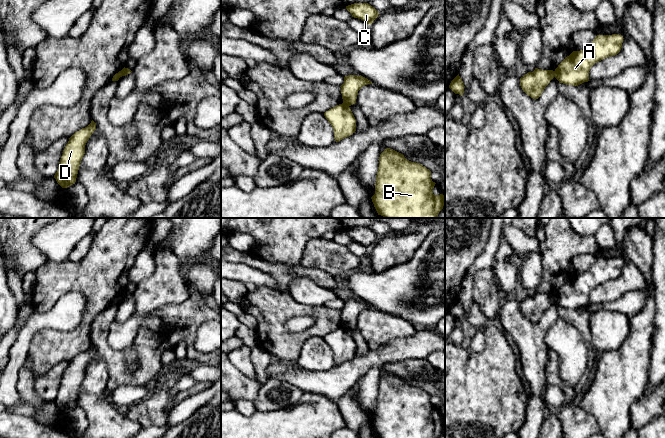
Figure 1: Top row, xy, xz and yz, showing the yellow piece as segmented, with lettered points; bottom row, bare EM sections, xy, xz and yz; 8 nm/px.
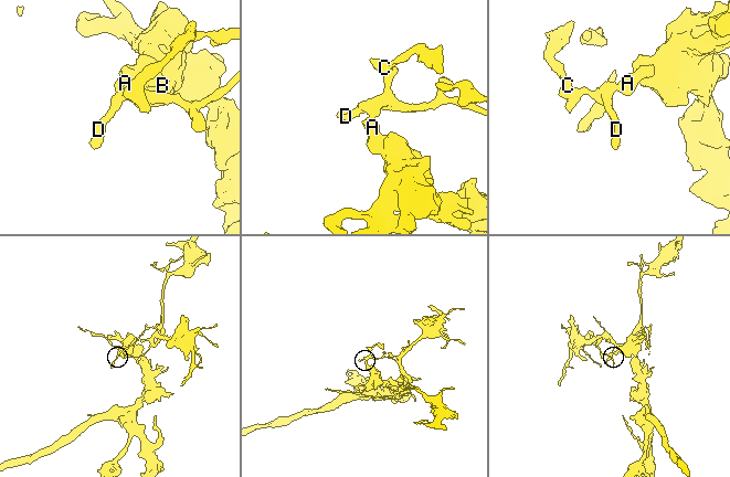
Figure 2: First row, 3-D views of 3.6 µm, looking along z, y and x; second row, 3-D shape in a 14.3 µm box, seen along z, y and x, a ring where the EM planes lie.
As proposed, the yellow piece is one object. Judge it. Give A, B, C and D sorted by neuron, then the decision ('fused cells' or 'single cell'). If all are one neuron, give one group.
A B / C D | fused cells

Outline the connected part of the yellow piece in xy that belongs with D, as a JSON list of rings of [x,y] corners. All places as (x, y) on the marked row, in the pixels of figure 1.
[[[91,123],[75,132],[66,144],[60,159],[58,170],[54,175],[62,188],[67,188],[76,182],[79,166],[85,154],[85,145],[96,130],[96,123]]]

